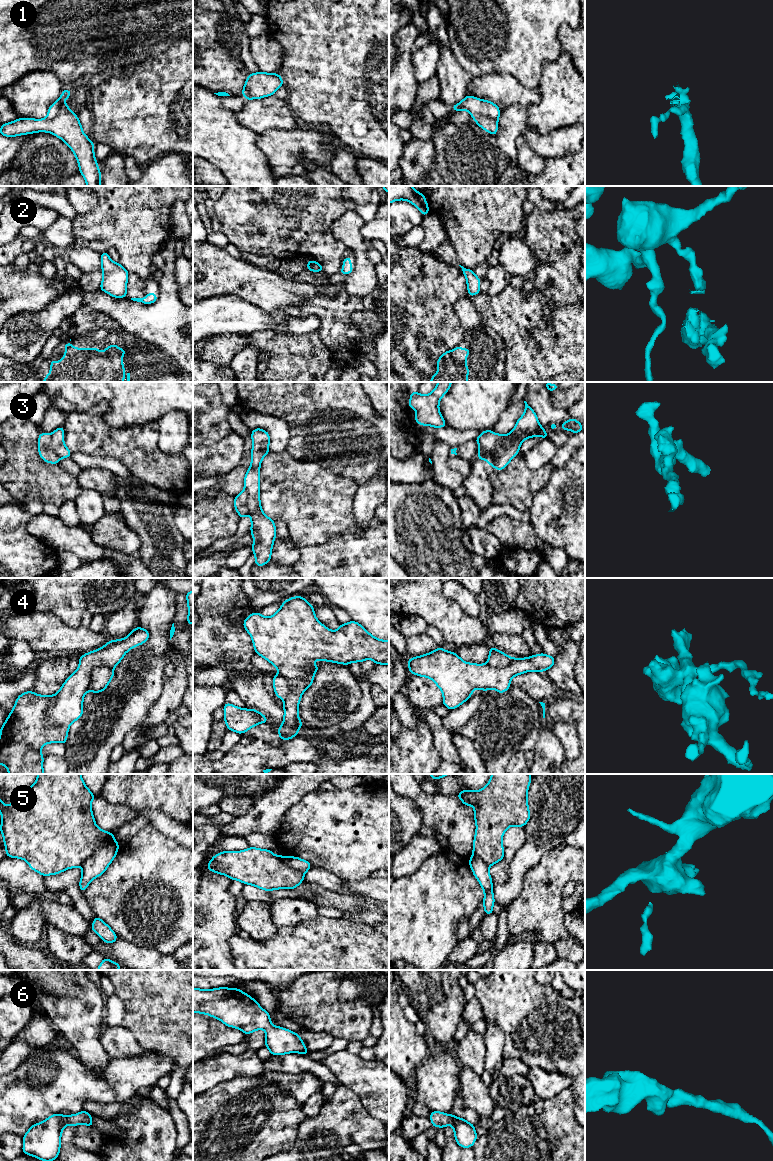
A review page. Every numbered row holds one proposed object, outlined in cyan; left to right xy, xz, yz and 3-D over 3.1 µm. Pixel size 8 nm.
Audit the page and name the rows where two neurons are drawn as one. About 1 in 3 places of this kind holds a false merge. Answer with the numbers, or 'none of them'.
1, 2, 3, 4, 5

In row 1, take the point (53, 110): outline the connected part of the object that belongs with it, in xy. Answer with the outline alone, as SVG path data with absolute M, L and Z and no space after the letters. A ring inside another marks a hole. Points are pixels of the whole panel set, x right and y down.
M63 89L61 97L56 100L48 109L47 112L47 118L46 119L53 119L57 116L60 105L63 101L65 101L69 96L71 96L73 93L69 90Z

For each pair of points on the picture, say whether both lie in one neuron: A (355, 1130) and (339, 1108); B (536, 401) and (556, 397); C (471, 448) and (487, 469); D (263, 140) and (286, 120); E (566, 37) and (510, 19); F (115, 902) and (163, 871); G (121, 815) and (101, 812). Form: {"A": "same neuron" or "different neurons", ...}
{"A": "same neuron", "B": "different neurons", "C": "different neurons", "D": "different neurons", "E": "different neurons", "F": "same neuron", "G": "same neuron"}

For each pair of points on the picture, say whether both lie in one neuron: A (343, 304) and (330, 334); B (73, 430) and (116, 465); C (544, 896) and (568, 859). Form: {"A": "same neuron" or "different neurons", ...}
{"A": "same neuron", "B": "different neurons", "C": "same neuron"}

